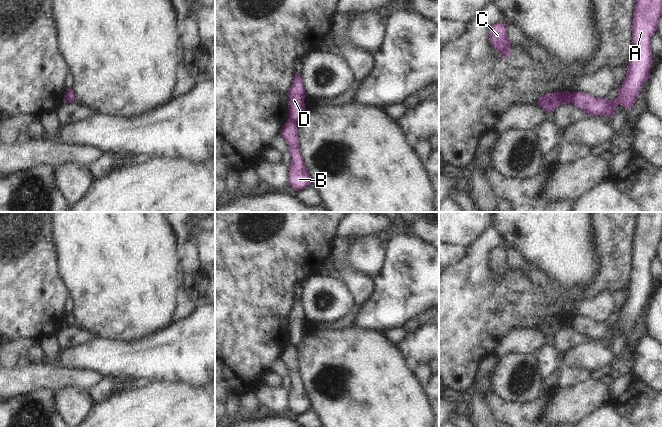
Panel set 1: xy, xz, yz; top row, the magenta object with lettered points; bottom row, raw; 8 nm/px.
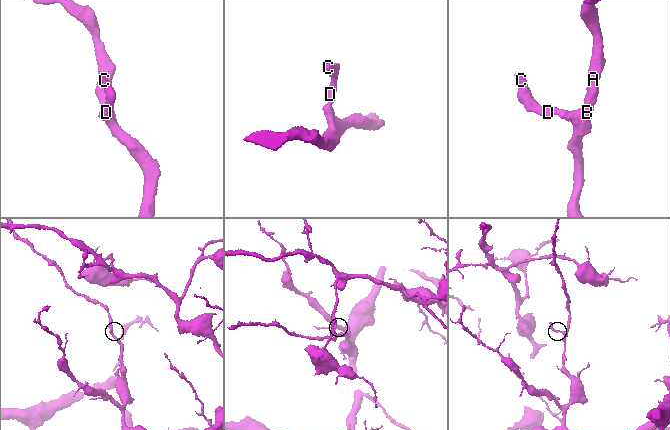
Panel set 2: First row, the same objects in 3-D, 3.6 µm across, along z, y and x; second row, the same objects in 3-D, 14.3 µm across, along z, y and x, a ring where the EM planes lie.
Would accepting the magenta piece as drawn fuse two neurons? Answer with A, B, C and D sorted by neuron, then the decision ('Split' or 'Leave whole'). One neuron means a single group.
Groups: A B / C D. Split

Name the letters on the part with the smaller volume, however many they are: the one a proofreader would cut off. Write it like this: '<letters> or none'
C, D

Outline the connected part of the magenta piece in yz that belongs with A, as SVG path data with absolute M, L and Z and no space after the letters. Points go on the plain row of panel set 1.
M638 212L632 245L632 270L630 272L630 283L627 287L628 293L624 306L618 314L618 321L613 325L609 325L606 321L595 322L583 316L574 316L571 327L590 340L607 339L614 342L615 333L618 329L631 333L637 324L637 319L642 314L643 308L648 305L650 301L650 292L654 286L652 283L653 278L650 273L650 262L657 254L661 238L662 212Z

